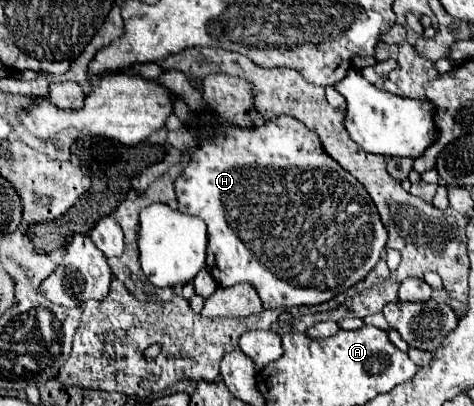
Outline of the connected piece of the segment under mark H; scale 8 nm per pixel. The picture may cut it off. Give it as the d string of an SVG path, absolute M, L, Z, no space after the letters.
M253 111L251 117L257 123L253 131L229 127L225 123L221 123L221 127L217 127L215 131L207 131L205 123L199 115L191 117L191 125L199 133L199 147L193 151L193 159L191 159L189 167L175 181L175 195L177 195L179 211L201 217L205 221L207 233L209 233L207 269L215 277L219 287L233 287L237 283L249 283L257 289L265 309L281 309L281 307L297 307L297 305L311 307L311 305L325 303L325 301L333 299L335 295L339 295L341 291L347 291L349 287L353 287L377 265L377 261L381 259L381 253L385 249L387 231L379 219L379 213L377 213L375 203L371 201L369 193L365 193L363 185L323 151L319 137L311 129L307 129L301 121L291 119L291 117L279 117L277 121L265 121L257 111Z

